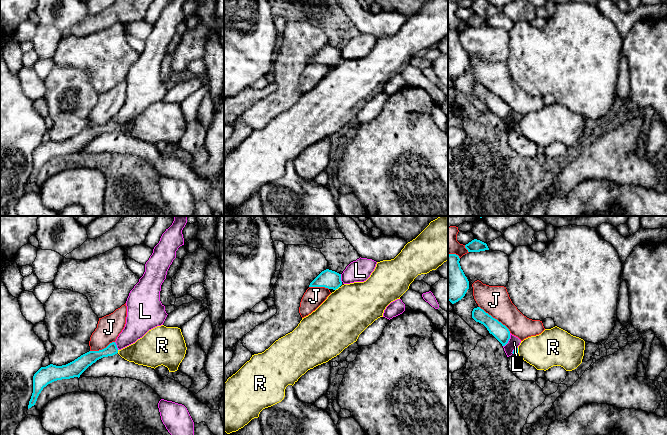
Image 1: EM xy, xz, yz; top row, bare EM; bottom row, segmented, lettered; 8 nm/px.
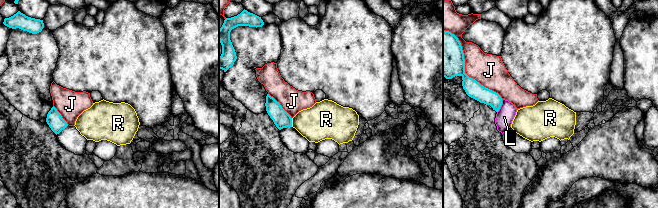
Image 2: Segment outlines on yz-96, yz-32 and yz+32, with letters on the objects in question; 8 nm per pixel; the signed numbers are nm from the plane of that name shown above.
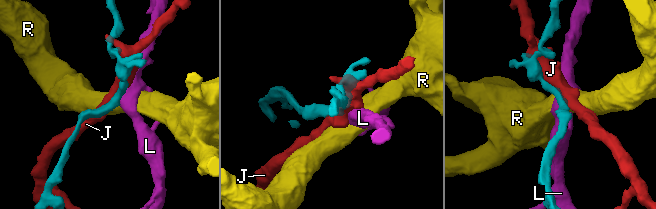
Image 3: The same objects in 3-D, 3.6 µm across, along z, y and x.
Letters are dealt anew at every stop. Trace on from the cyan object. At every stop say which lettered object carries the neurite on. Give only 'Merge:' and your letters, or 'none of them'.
Merge: none of them

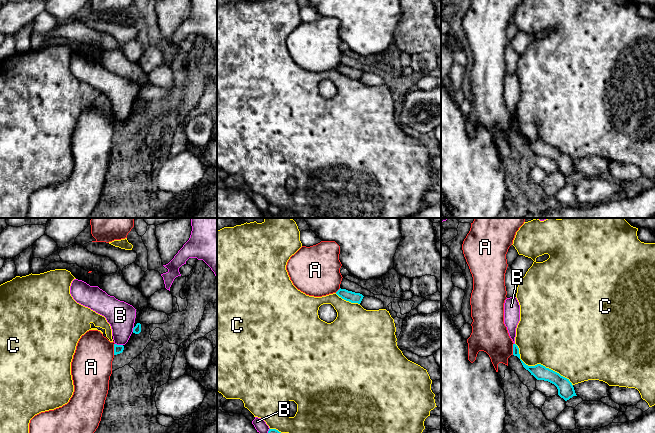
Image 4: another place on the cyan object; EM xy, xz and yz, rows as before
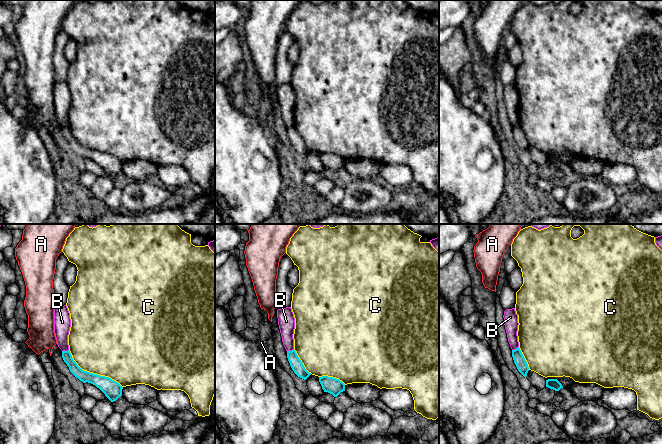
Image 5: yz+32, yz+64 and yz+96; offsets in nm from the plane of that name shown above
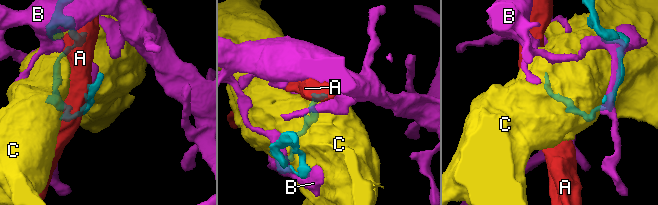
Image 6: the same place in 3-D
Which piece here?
Merge: none of them

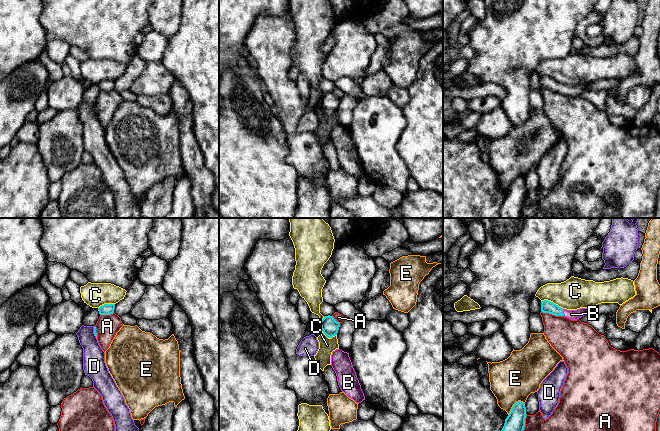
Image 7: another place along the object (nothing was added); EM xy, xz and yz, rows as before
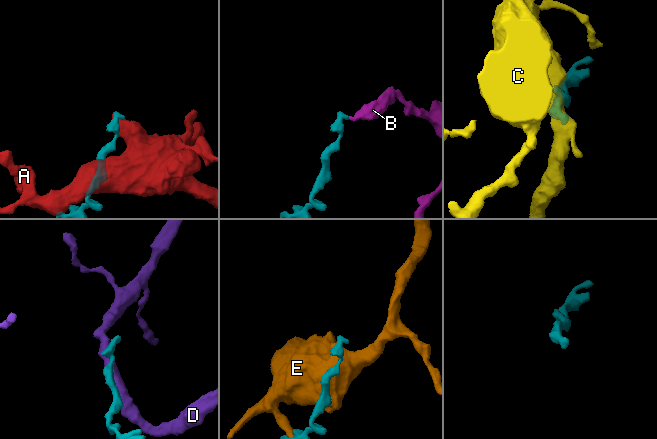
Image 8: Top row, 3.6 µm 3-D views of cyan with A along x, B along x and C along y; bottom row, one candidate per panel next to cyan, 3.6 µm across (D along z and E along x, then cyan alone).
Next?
Merge: B

